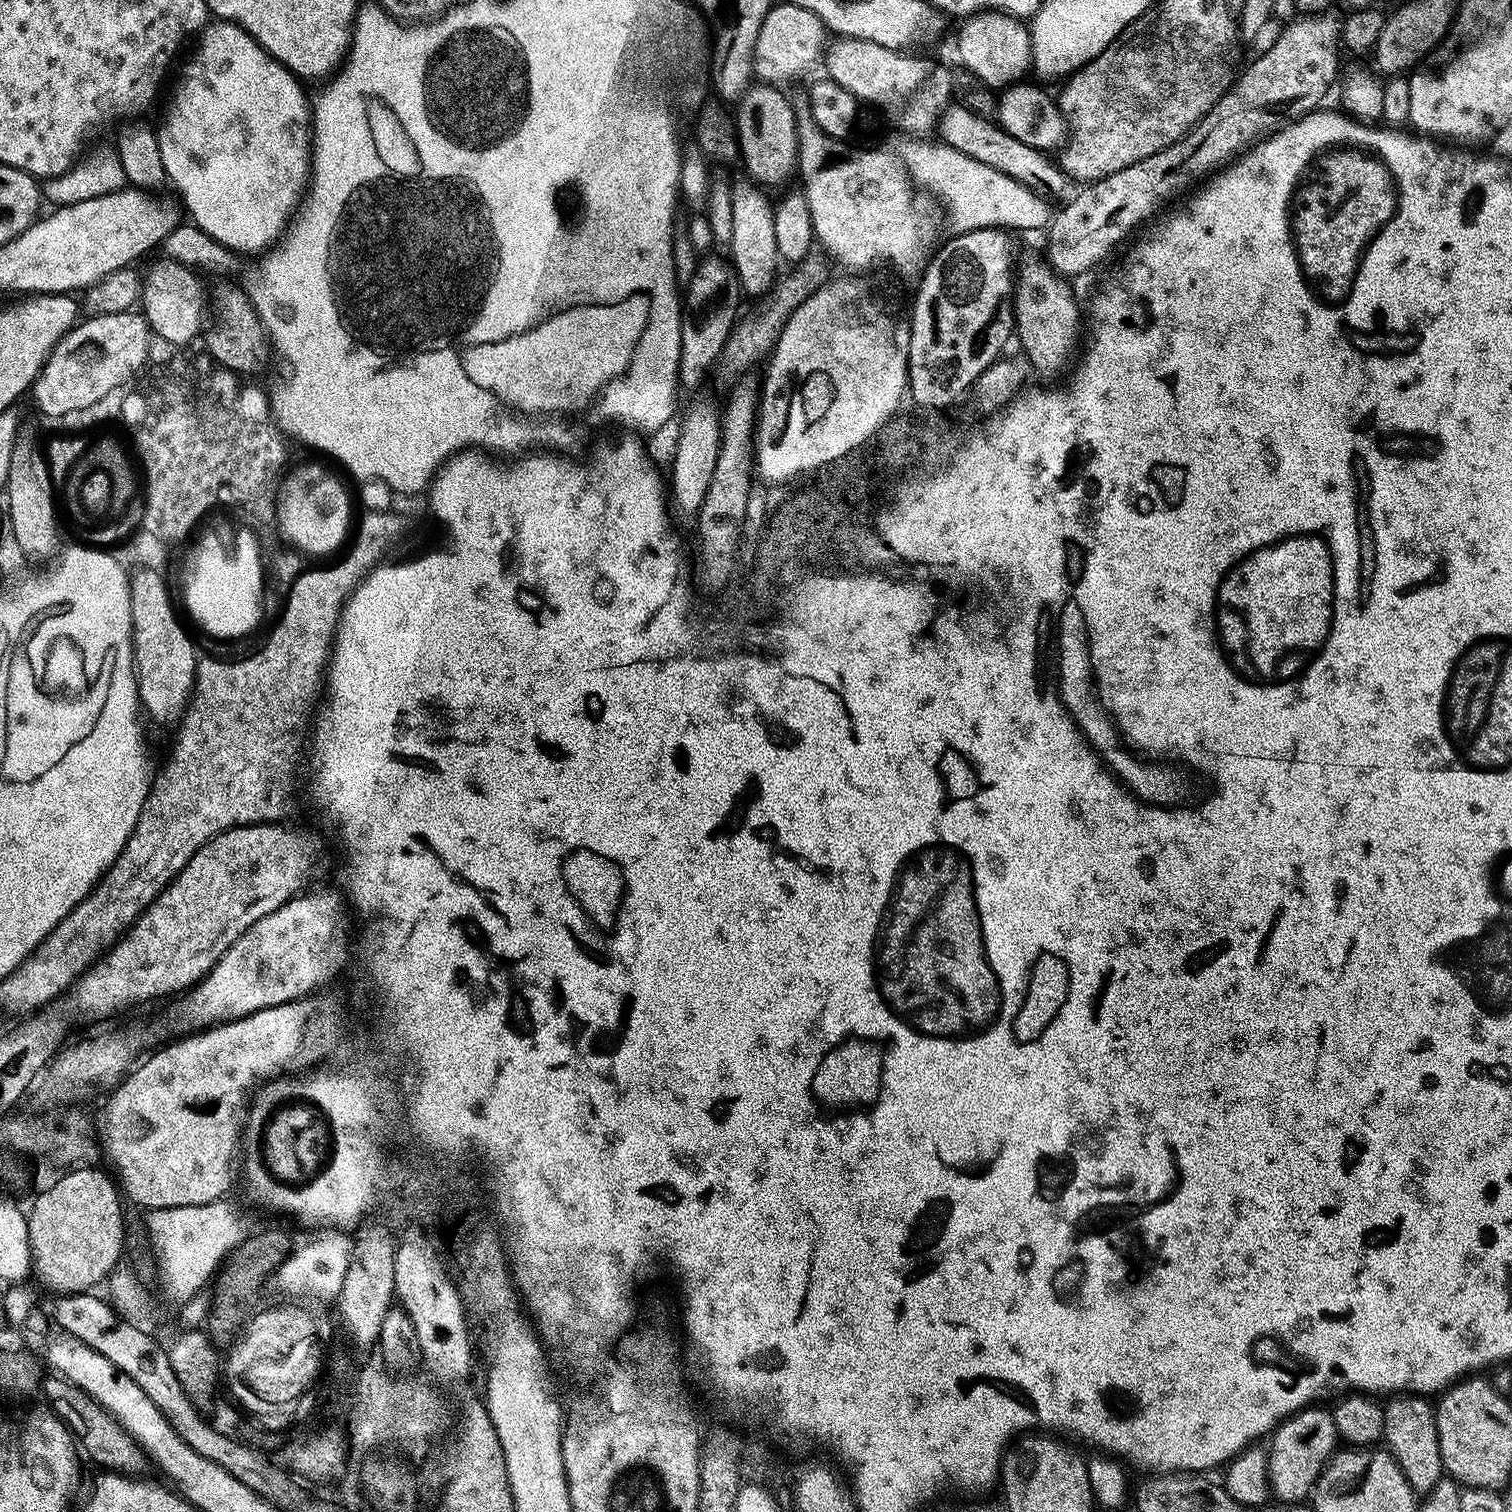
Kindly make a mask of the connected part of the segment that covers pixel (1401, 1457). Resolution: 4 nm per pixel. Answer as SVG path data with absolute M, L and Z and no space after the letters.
M1392 1398L1387 1401L1384 1408L1384 1434L1383 1443L1387 1451L1391 1452L1396 1460L1397 1466L1402 1470L1406 1482L1412 1487L1416 1494L1427 1494L1431 1492L1432 1487L1445 1479L1444 1463L1442 1454L1438 1446L1438 1430L1436 1429L1436 1414L1433 1405L1424 1398Z

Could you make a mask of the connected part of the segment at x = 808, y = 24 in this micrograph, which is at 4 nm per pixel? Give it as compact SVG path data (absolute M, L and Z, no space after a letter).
M791 2L777 3L768 9L762 22L762 30L758 30L758 42L754 42L754 58L752 70L757 81L777 86L785 86L791 80L804 76L816 63L821 63L826 49L826 29L818 14L810 14L810 10L802 10L802 6L794 6Z

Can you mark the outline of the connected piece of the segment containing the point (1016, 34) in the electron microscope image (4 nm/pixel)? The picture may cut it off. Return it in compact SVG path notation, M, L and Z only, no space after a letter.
M987 11L987 12L978 12L975 13L967 19L963 21L964 24L960 28L960 33L956 36L956 52L960 55L960 64L962 67L965 68L966 71L969 72L970 75L973 76L976 80L981 80L982 83L985 84L988 88L996 88L996 90L1003 90L1007 88L1009 85L1021 83L1025 79L1024 75L1029 75L1030 69L1032 67L1032 33L1030 31L1029 25L1025 23L1021 17L1018 16L1011 16L1009 12L994 12L994 11Z

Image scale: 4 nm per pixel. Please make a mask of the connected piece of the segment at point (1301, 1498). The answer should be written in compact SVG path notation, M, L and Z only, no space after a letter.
M1320 1407L1303 1408L1301 1412L1289 1416L1271 1433L1272 1448L1270 1447L1267 1453L1267 1482L1271 1495L1284 1505L1299 1505L1313 1495L1325 1464L1337 1451L1338 1433L1334 1426L1334 1418L1327 1407Z

